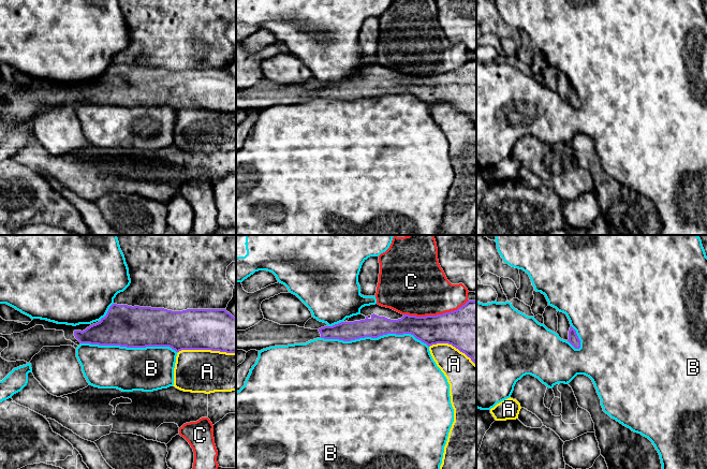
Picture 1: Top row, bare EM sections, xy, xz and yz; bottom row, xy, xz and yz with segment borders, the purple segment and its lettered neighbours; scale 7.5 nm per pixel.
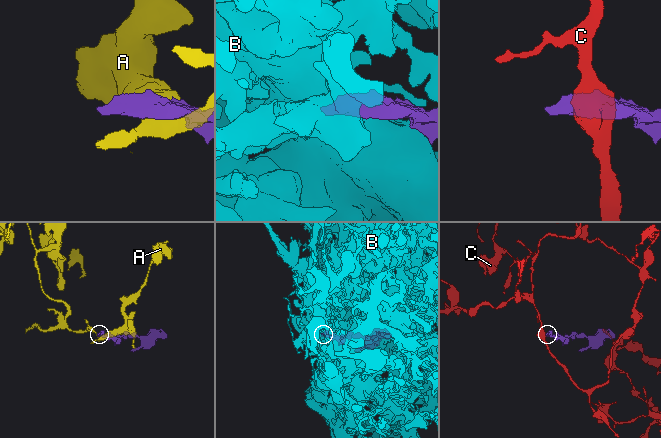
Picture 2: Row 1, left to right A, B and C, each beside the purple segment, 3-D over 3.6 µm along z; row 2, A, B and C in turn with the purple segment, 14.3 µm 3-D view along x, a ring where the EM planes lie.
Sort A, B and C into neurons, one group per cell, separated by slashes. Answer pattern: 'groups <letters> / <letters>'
groups A / B / C

